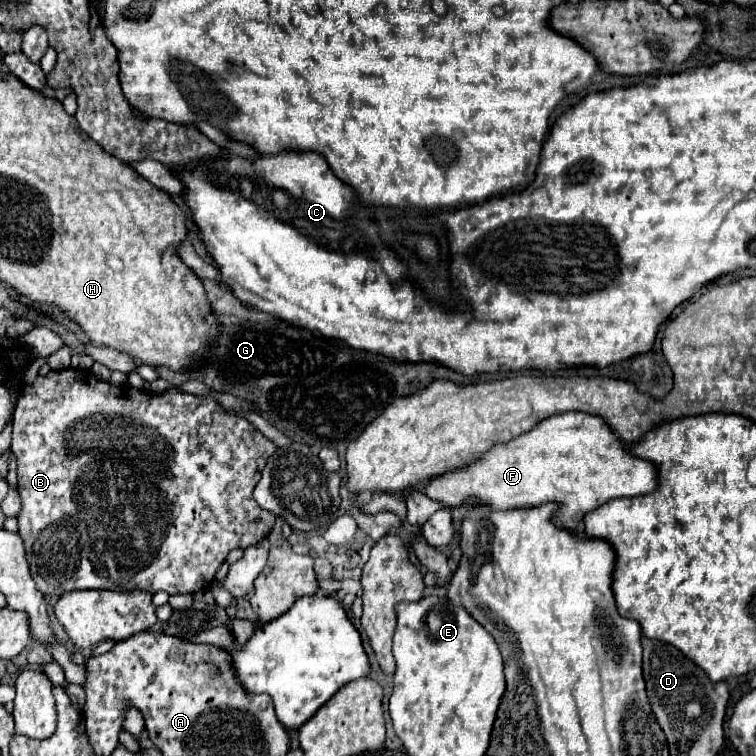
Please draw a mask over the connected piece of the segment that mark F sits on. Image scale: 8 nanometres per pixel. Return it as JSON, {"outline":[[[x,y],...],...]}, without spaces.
{"outline":[[[564,412],[542,420],[538,428],[532,428],[510,444],[498,444],[482,462],[476,460],[466,468],[430,480],[426,484],[426,494],[432,500],[444,502],[448,508],[460,506],[466,498],[478,498],[494,510],[560,502],[556,524],[574,534],[582,534],[584,516],[588,512],[612,498],[650,494],[658,484],[656,464],[634,456],[602,416]]]}

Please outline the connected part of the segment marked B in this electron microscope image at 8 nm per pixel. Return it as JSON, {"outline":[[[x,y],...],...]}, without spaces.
{"outline":[[[52,370],[46,376],[38,376],[18,394],[10,448],[18,458],[18,492],[22,500],[22,510],[18,514],[18,534],[26,546],[26,558],[30,564],[32,580],[36,582],[36,590],[44,596],[62,596],[70,590],[90,588],[146,590],[150,594],[166,590],[170,596],[194,594],[212,586],[214,576],[224,564],[230,550],[258,544],[270,534],[276,522],[276,514],[262,510],[254,502],[252,490],[258,484],[268,458],[278,450],[278,446],[262,432],[258,432],[244,416],[226,412],[214,396],[196,396],[182,392],[180,388],[168,388],[162,394],[152,394],[148,390],[136,390],[132,386],[112,386],[96,378],[90,370]]]}

